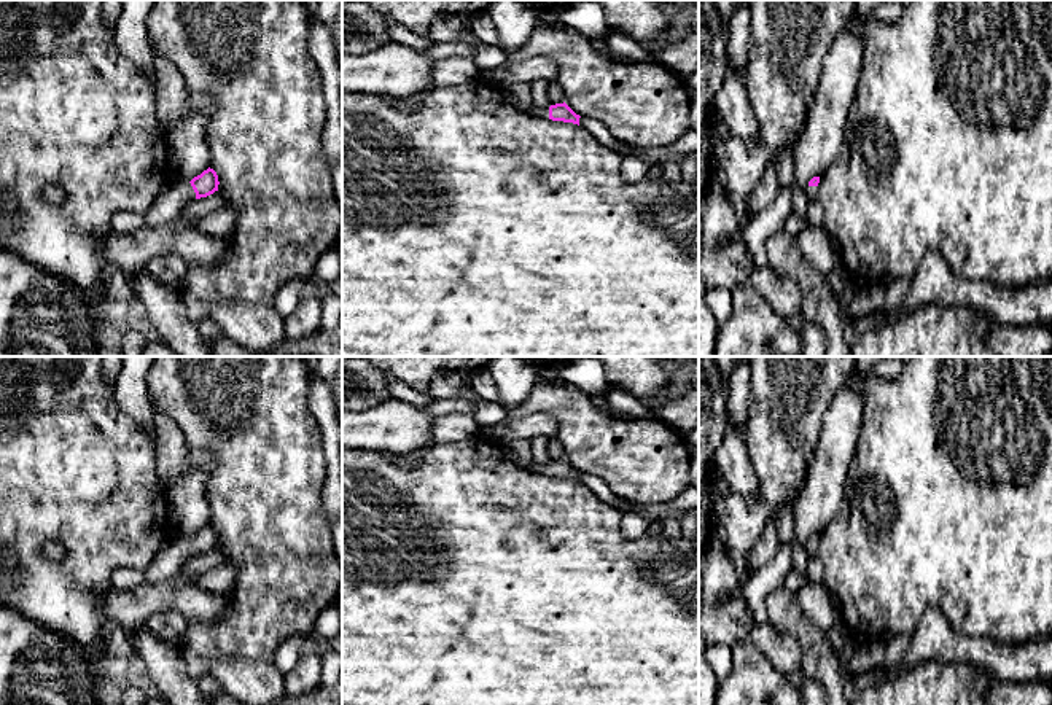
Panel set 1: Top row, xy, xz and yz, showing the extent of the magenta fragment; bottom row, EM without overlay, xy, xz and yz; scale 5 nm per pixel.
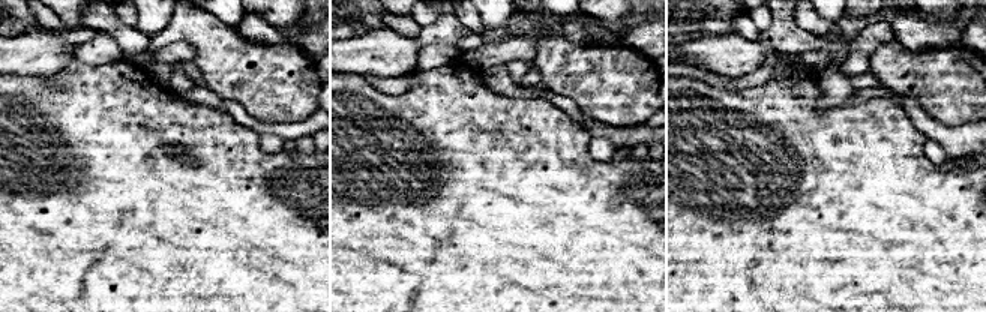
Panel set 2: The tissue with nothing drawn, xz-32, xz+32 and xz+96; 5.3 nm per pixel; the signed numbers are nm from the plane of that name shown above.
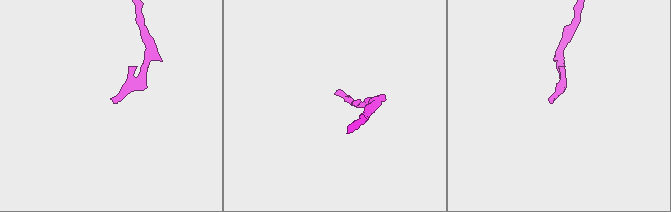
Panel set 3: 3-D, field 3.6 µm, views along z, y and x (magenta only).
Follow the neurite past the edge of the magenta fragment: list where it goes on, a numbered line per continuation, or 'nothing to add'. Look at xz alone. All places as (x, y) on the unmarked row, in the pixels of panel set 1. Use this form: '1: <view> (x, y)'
nothing to add

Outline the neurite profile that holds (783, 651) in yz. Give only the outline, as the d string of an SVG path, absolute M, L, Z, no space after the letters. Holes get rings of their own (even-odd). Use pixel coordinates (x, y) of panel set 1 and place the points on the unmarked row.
M769 622L754 625L748 640L769 659L780 673L802 670L801 645L786 633L769 625Z

